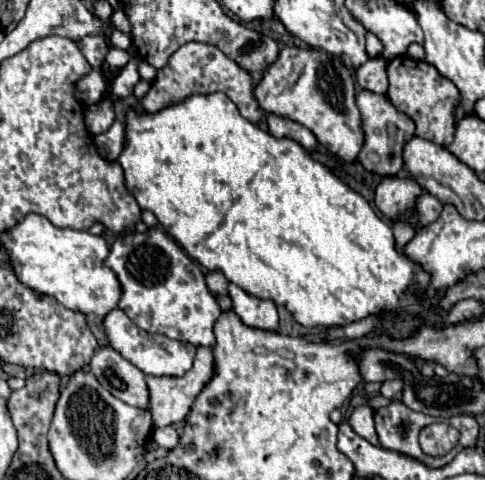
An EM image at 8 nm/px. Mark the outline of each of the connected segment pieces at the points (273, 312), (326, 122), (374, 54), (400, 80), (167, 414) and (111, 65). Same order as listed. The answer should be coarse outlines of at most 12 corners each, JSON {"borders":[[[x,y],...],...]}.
{"borders":[[[230,284],[228,294],[240,320],[278,332],[278,310]],[[282,48],[256,86],[356,162],[364,128],[350,70],[318,48]],[[374,34],[366,36],[366,52],[378,58],[384,50],[382,42]],[[398,56],[386,96],[416,136],[452,142],[458,88],[430,64]],[[198,348],[182,378],[146,376],[154,428],[186,418],[212,378],[212,350]],[[112,48],[106,56],[108,74],[120,72],[130,52]]]}

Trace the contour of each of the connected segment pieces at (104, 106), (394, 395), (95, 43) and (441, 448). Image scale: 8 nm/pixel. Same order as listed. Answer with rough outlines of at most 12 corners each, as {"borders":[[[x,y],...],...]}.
{"borders":[[[108,98],[86,108],[92,136],[108,132],[114,108]],[[402,378],[382,382],[380,394],[390,400],[402,398]],[[84,36],[78,48],[94,70],[100,70],[108,52],[100,36]],[[438,422],[420,432],[422,452],[444,456],[458,444],[460,432]]]}

